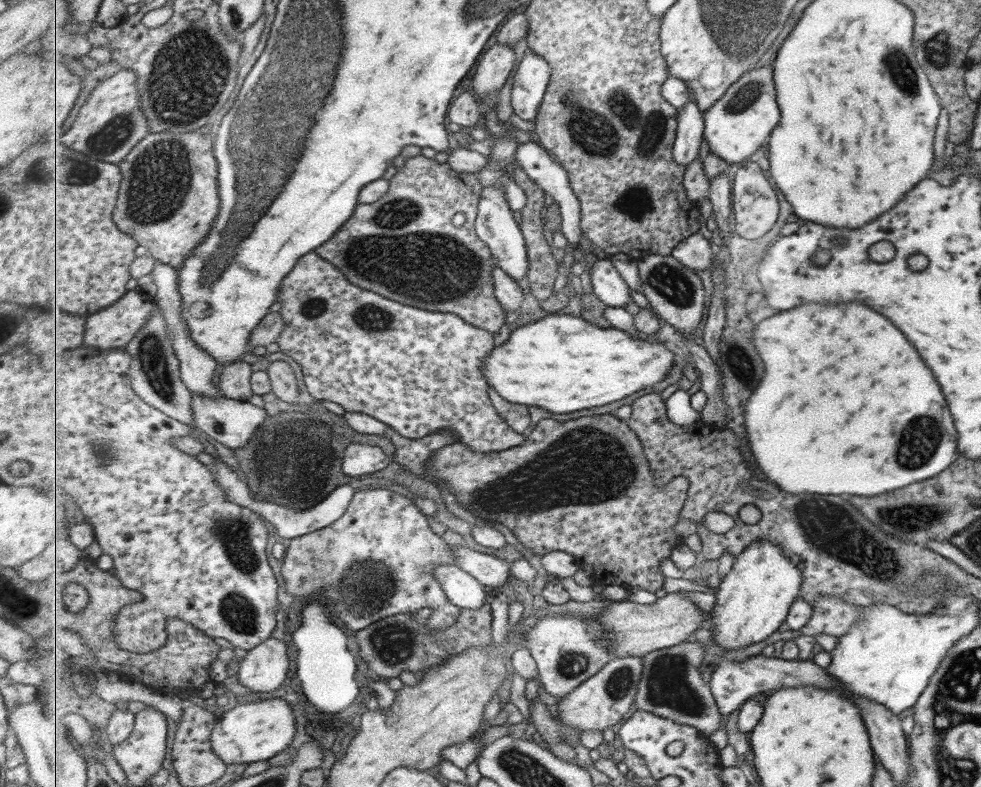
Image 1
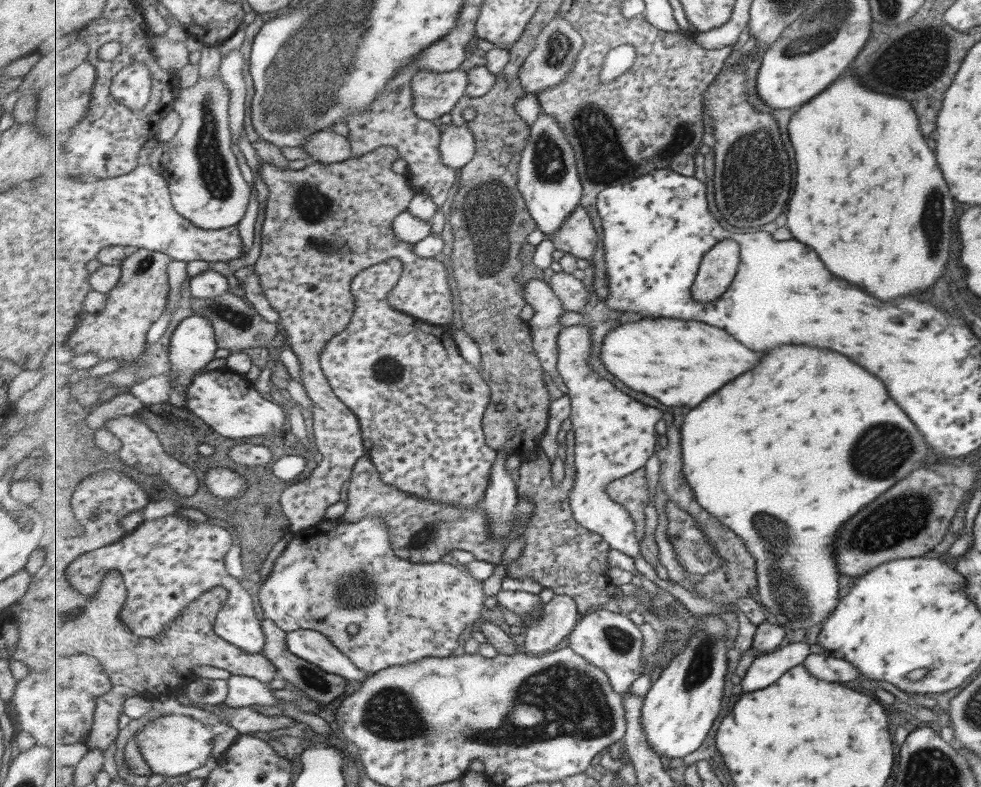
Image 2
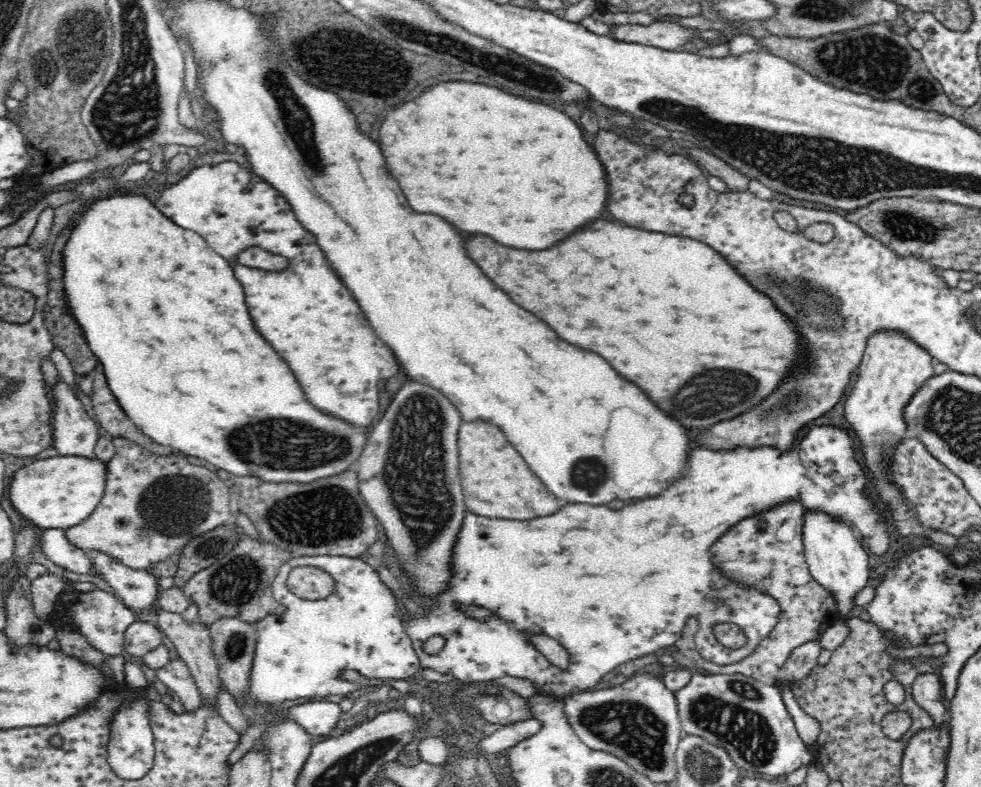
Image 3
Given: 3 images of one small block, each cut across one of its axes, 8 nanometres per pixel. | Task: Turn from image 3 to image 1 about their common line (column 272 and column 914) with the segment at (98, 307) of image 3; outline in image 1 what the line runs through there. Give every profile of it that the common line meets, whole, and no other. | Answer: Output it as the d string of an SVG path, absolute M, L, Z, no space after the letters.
M847 302L847 304L805 304L789 312L781 312L773 318L767 318L756 324L753 340L761 356L765 356L765 380L761 380L757 392L748 400L747 427L748 427L748 453L761 476L780 486L785 492L791 494L853 494L853 496L877 496L887 494L889 491L916 483L944 471L958 456L956 451L956 432L949 410L945 406L943 394L933 380L931 372L923 366L921 358L913 350L913 346L903 338L903 334L881 314L871 312L869 308Z

